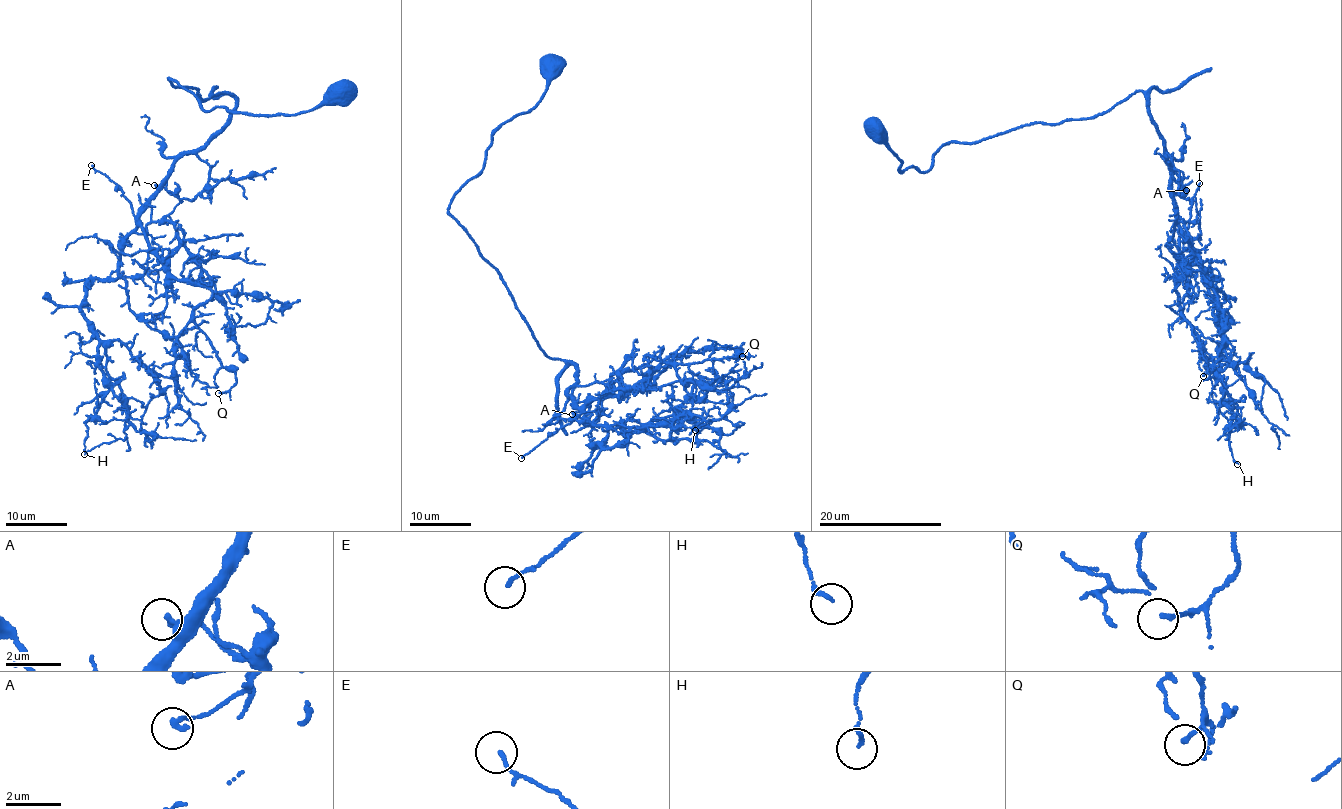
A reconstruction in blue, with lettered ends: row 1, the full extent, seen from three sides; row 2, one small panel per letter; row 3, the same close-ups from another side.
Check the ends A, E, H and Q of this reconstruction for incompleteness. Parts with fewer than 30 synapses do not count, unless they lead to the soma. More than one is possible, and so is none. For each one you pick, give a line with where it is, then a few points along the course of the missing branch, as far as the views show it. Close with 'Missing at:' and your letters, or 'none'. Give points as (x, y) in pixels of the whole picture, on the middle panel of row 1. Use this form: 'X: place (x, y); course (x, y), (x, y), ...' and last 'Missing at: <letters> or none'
Missing at: none

